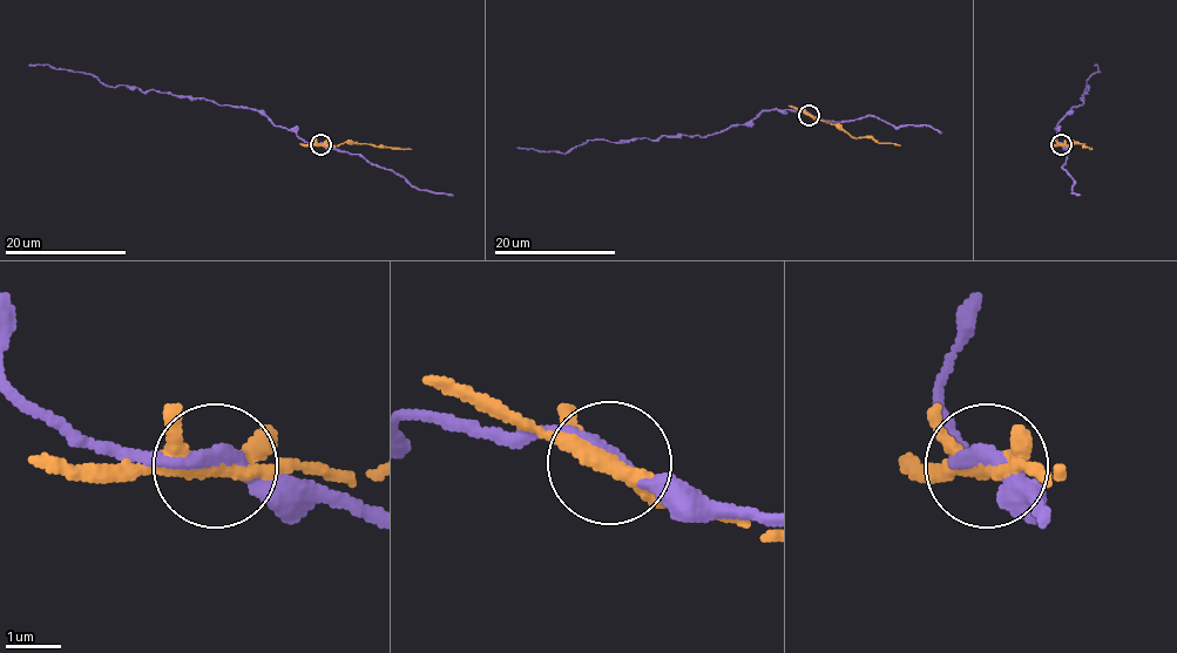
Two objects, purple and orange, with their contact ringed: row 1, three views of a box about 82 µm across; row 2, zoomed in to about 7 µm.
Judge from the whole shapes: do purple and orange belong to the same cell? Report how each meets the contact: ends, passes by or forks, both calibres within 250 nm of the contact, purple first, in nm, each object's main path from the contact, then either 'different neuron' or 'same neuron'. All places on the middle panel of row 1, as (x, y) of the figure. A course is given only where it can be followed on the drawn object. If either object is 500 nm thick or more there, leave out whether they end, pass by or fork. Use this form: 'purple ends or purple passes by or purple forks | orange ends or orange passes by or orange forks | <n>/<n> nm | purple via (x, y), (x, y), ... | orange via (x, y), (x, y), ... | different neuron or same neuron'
purple passes by | orange forks | 200/280 nm | purple via (809, 115), (789, 109), (764, 110), (744, 124), (705, 136), (624, 142), (588, 140), (566, 152), (516, 147) | orange via (809, 115), (839, 124), (856, 137), (873, 137), (878, 142), (899, 145) | same neuron

